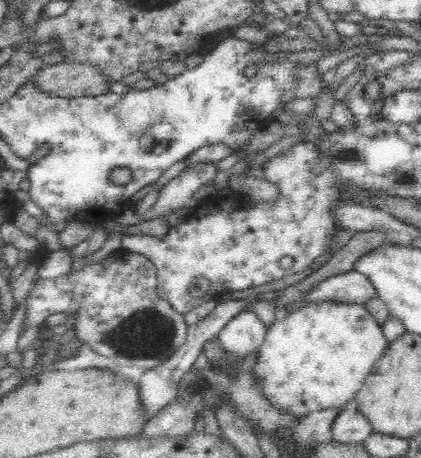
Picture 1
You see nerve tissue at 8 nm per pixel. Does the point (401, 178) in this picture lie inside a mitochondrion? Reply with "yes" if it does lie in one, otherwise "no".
yes

